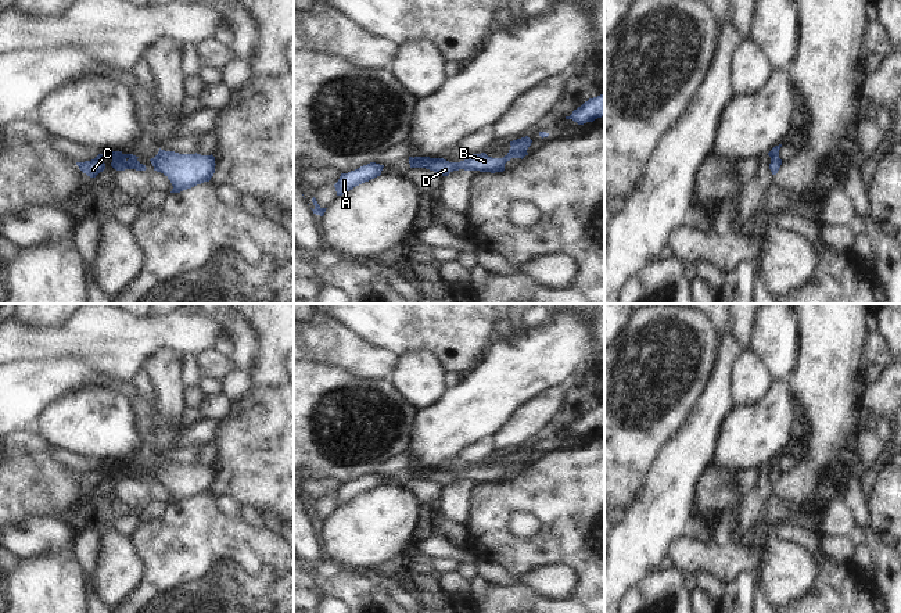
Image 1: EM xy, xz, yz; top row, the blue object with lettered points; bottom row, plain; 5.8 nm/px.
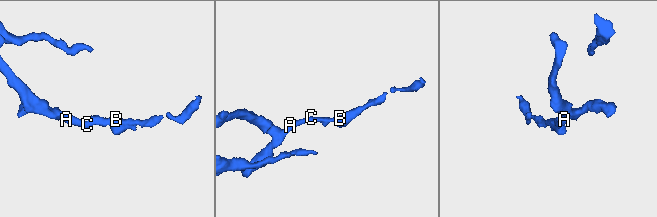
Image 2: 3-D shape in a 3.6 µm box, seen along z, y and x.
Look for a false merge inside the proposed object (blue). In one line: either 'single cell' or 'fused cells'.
single cell

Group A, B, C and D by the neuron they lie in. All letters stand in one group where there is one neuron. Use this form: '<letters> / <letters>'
A B C D

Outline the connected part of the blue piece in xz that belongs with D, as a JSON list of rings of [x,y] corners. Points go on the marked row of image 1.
[[[525,136],[510,141],[510,150],[503,158],[492,158],[485,153],[470,154],[470,157],[460,162],[449,162],[444,158],[430,158],[430,157],[409,157],[410,168],[426,168],[434,172],[448,176],[453,171],[480,171],[480,172],[503,172],[505,164],[511,158],[524,158],[528,155],[527,150],[532,140]]]

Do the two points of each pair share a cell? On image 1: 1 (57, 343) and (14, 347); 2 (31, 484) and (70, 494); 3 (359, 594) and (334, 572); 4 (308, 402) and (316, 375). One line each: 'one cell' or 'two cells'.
1: one cell
2: one cell
3: two cells
4: one cell

